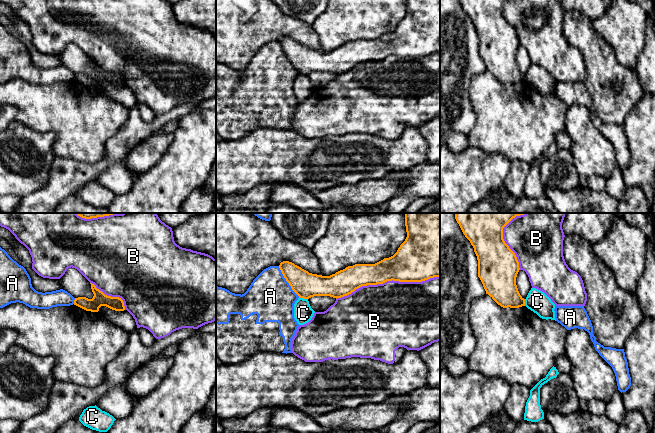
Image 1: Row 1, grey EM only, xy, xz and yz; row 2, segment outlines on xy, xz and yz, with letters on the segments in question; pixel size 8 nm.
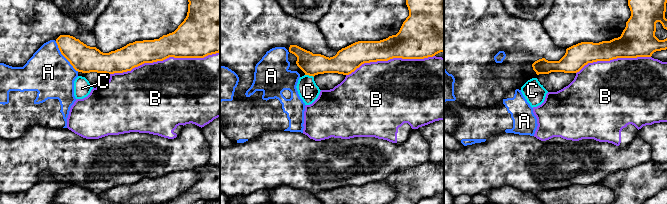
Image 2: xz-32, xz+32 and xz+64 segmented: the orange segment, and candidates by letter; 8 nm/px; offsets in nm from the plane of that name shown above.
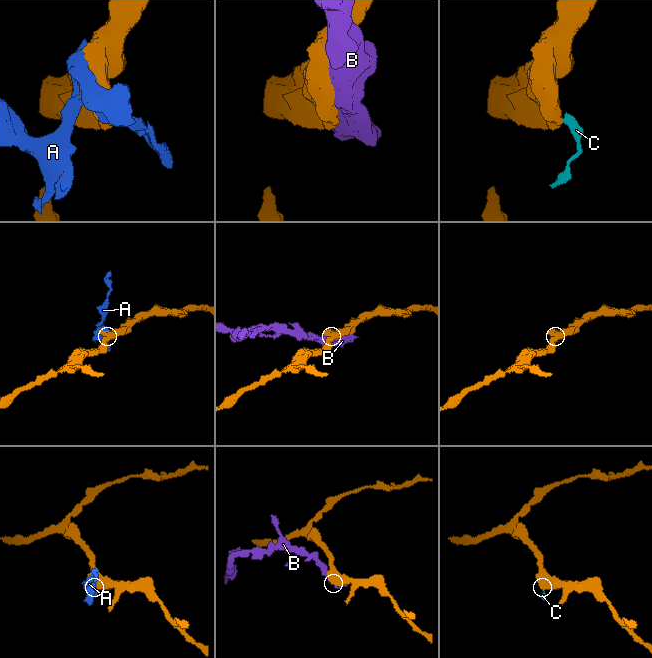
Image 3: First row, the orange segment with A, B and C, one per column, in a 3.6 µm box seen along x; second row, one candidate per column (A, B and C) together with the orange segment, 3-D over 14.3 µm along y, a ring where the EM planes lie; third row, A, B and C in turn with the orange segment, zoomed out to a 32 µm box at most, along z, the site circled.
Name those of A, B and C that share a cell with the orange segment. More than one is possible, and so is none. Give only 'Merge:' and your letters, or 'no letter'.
Merge: no letter

